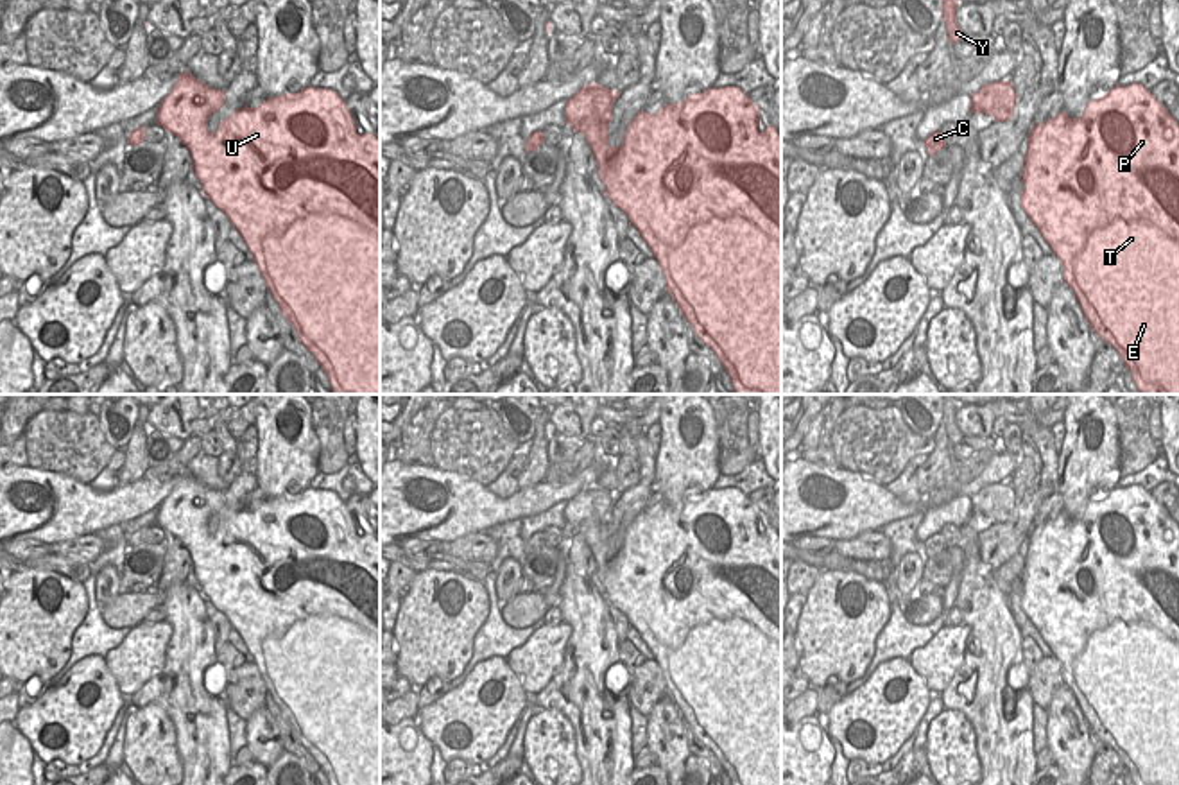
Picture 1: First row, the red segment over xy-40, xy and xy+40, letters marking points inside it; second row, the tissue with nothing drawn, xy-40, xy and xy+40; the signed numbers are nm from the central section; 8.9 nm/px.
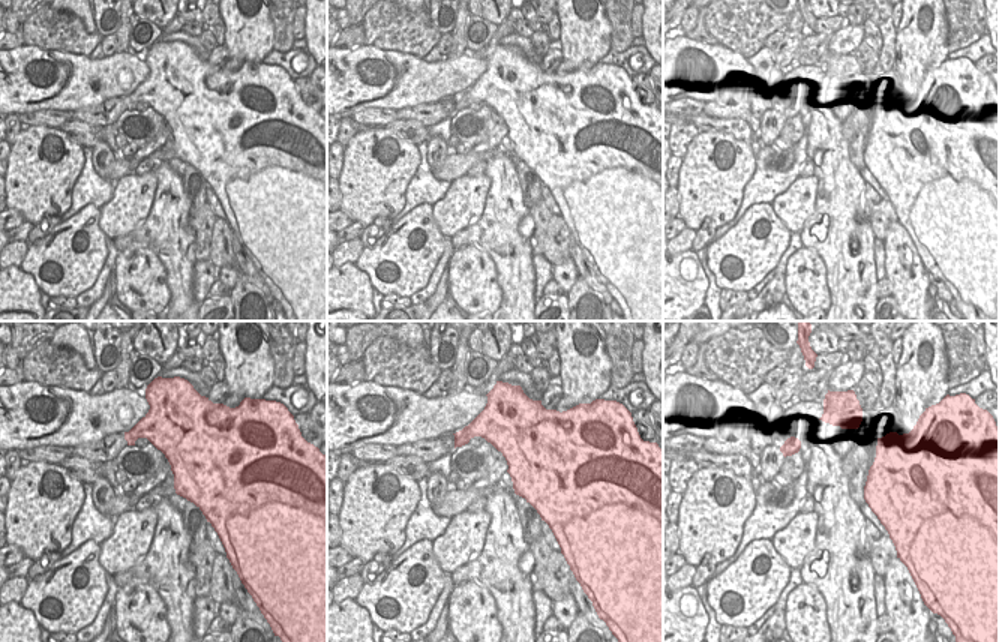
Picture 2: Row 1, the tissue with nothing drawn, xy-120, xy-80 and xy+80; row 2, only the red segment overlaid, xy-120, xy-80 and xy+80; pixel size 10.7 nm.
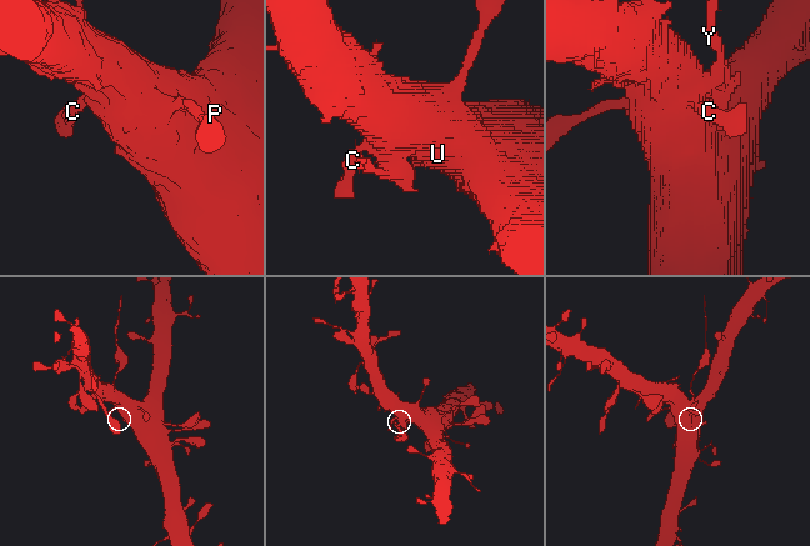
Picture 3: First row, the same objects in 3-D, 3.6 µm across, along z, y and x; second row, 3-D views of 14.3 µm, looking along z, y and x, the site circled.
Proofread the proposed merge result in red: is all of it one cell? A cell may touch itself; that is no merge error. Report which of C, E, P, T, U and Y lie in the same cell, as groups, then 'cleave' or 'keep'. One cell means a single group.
groups C E P T U / Y; cleave

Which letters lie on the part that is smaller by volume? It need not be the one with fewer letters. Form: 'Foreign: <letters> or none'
Foreign: Y

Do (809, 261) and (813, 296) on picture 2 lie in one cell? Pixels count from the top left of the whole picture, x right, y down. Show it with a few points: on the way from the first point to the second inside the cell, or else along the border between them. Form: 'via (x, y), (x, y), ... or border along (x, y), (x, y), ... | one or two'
via (809, 270), (809, 287) | one

